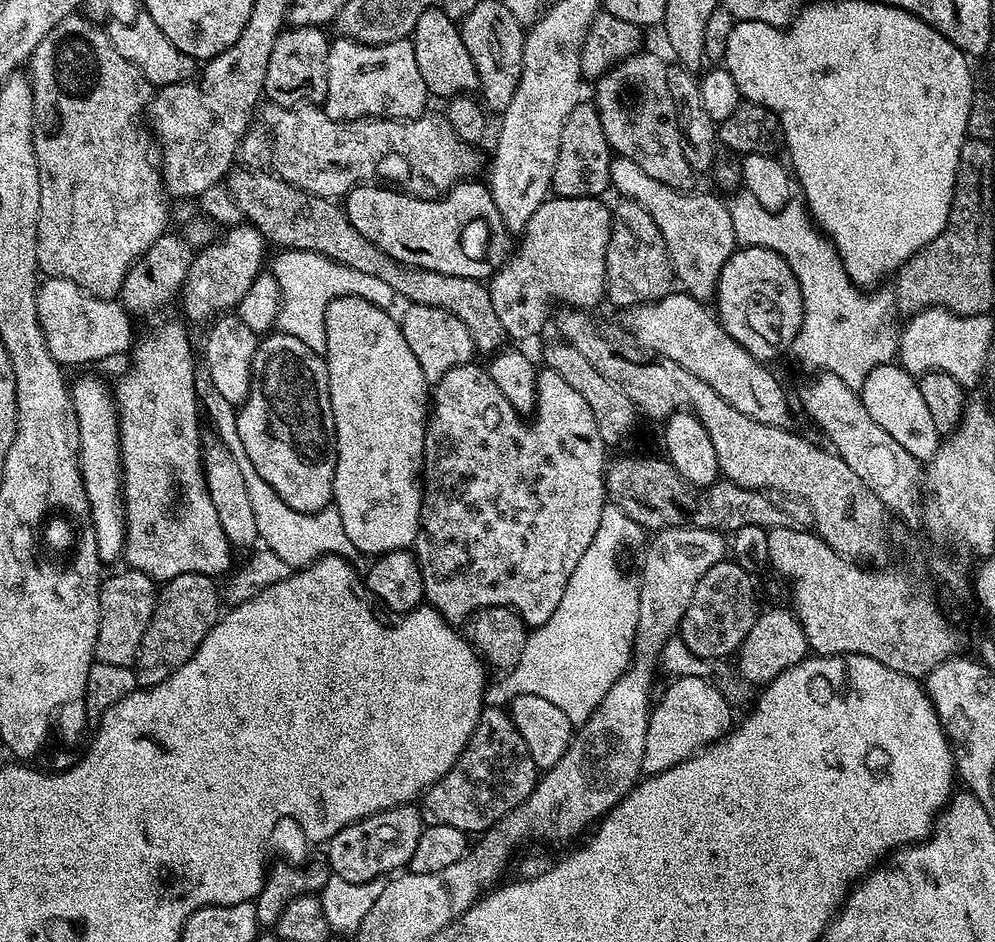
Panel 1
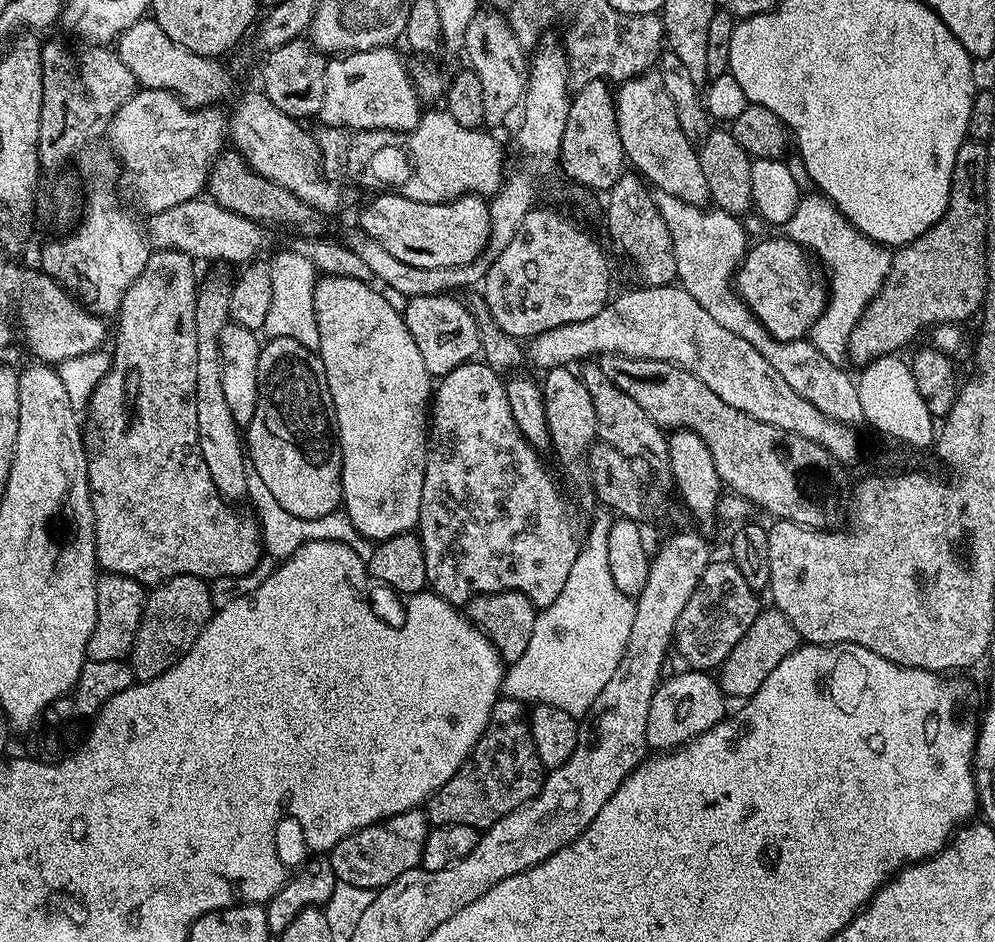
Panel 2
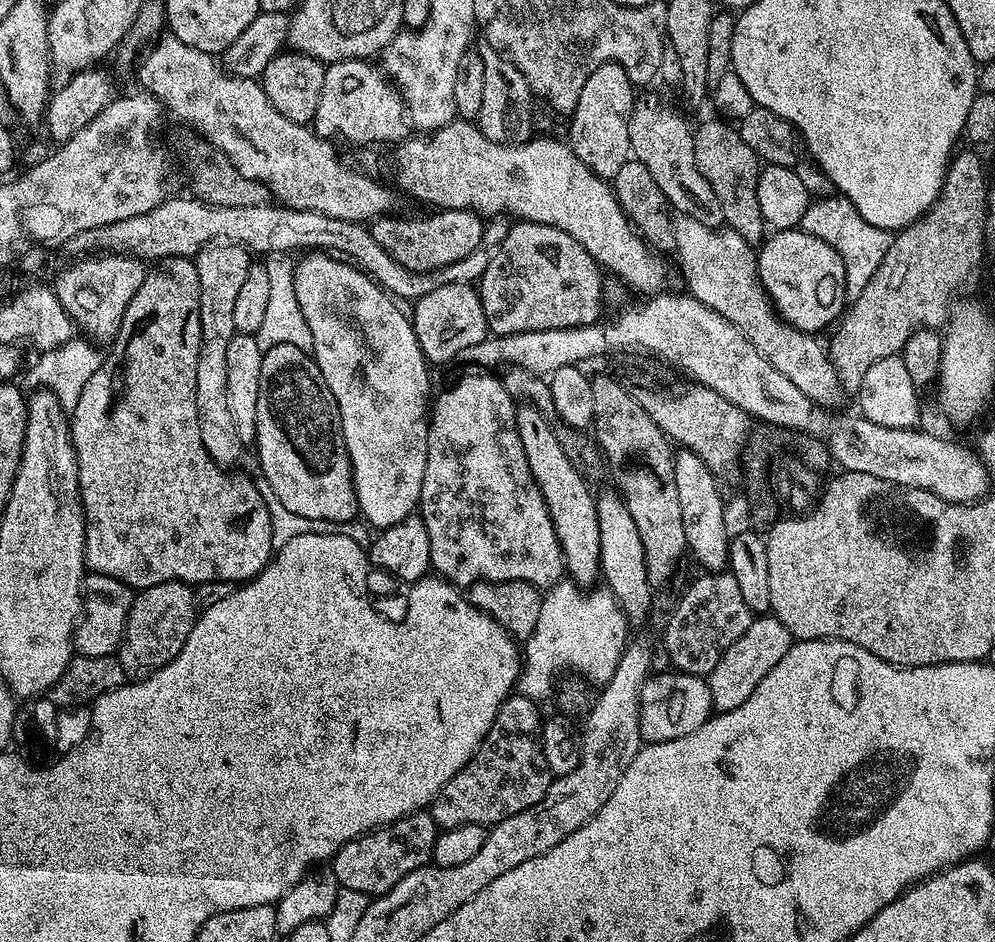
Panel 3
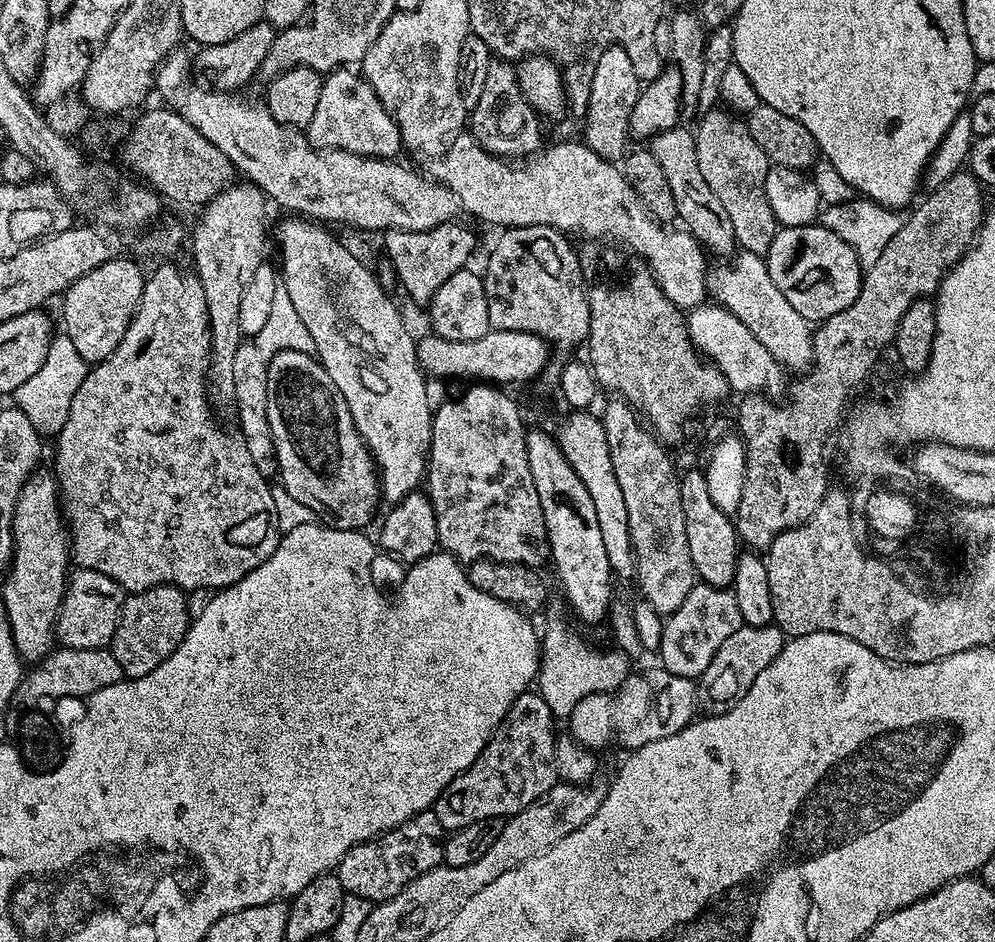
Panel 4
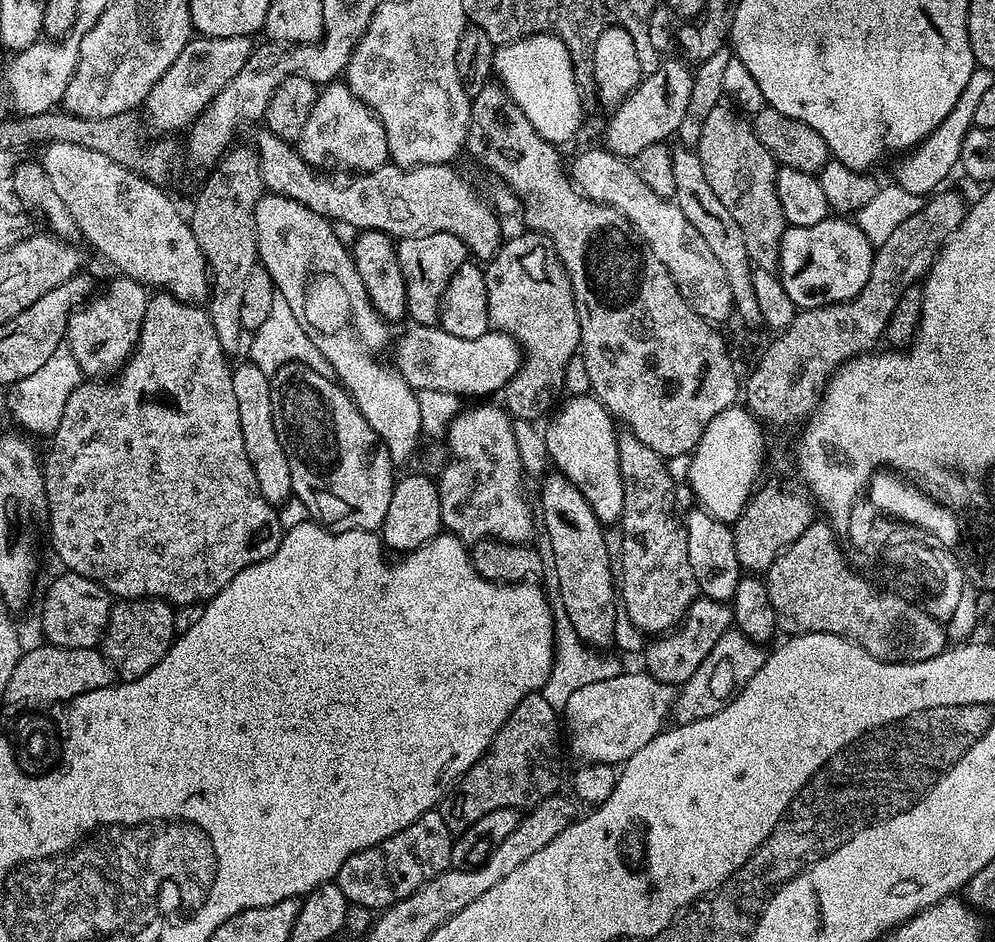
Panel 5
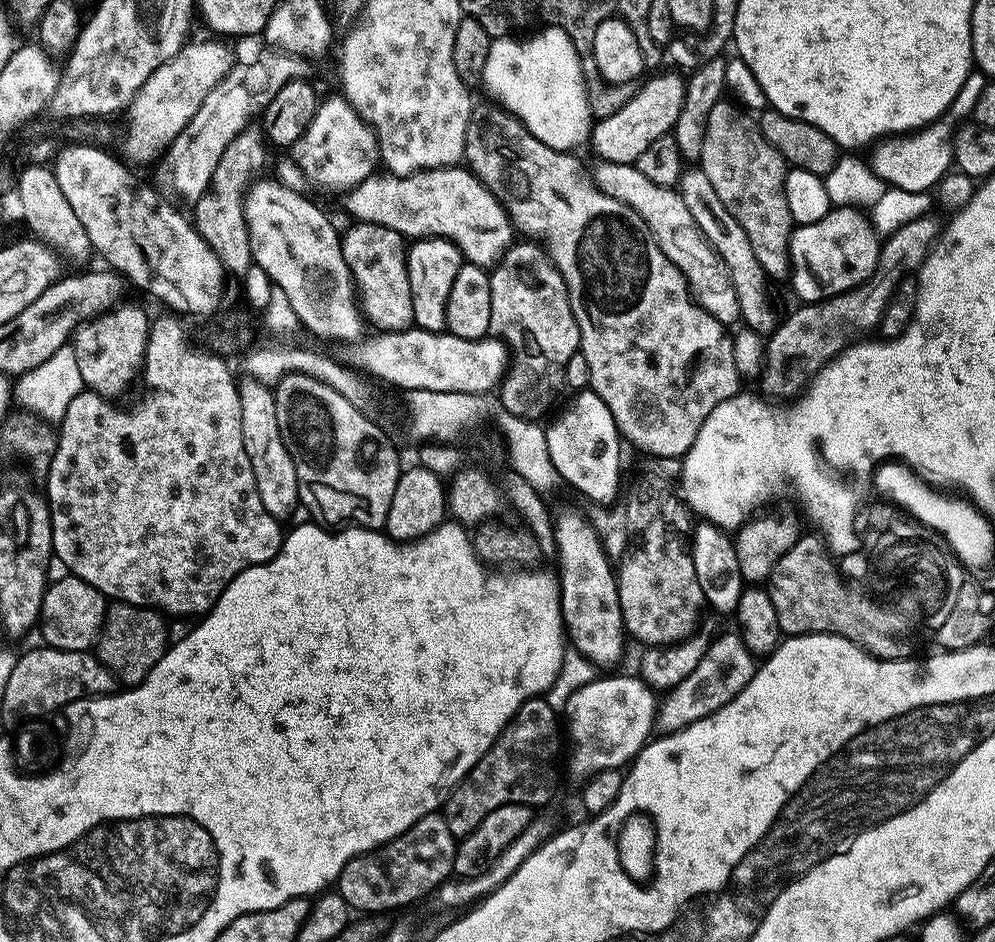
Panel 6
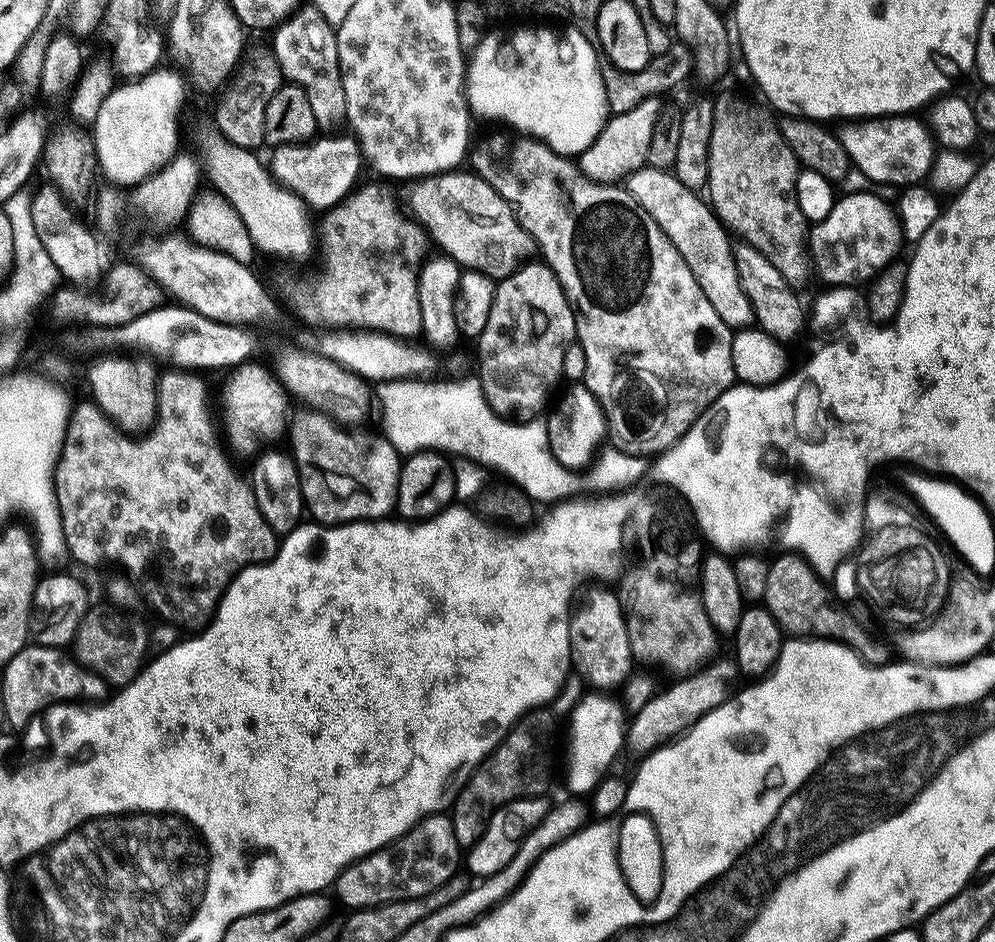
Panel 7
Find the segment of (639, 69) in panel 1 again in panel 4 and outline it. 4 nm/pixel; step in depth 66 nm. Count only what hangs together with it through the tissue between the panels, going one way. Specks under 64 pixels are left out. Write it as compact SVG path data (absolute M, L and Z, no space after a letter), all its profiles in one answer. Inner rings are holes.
M677 126L651 137L650 149L670 182L678 220L684 223L681 225L691 232L705 249L717 252L720 258L731 257L738 248L734 222L730 222L730 214L726 214L722 201L715 196L714 190L710 190L706 178L702 178L702 170L698 167L695 135L689 129L687 132L684 126Z

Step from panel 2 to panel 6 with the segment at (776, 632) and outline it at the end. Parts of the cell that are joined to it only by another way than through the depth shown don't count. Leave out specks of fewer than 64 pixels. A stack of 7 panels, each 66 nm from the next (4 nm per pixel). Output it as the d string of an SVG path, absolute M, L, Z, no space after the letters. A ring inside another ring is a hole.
M735 631L728 632L717 640L713 639L702 662L698 662L698 666L694 666L694 670L690 670L690 674L682 678L682 682L667 689L665 696L668 697L659 701L655 731L660 734L680 732L687 724L714 714L714 710L726 706L726 702L733 700L747 686L757 667L757 661L752 653L746 650L742 638Z

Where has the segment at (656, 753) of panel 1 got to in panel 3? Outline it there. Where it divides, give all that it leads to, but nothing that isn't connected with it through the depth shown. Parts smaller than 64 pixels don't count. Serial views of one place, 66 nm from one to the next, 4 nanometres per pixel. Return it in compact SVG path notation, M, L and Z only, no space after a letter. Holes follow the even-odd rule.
M667 671L649 675L640 691L640 734L649 744L682 738L702 727L714 712L712 691L705 677Z

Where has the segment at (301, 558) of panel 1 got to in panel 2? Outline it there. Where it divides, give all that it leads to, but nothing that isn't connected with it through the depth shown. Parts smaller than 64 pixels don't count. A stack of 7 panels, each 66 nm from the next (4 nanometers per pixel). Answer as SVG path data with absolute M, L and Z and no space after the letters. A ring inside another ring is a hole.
M251 462L246 463L246 490L248 491L247 499L252 500L253 506L256 507L254 516L260 526L263 551L277 561L283 562L287 560L302 546L306 546L306 542L314 542L315 540L342 542L346 546L353 548L354 551L361 553L365 561L373 556L376 544L369 542L362 534L358 534L358 530L354 526L354 522L350 522L347 512L337 510L326 514L322 518L311 520L310 518L298 518L294 514L282 510L282 506L278 506L274 494L270 494L268 487L262 483L262 477L258 474L258 470L254 470Z

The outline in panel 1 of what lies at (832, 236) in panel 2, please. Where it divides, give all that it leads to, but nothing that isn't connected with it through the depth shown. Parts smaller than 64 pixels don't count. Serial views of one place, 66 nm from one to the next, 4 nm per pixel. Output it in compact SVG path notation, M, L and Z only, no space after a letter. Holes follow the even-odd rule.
M740 190L733 196L736 197L733 200L729 199L727 206L730 210L730 222L734 222L737 245L774 250L788 263L790 270L794 270L794 278L798 278L804 303L804 317L790 349L791 355L796 355L806 367L834 374L842 382L846 382L846 386L860 390L866 382L867 375L875 367L891 364L897 359L898 328L897 325L892 325L896 320L896 312L898 313L897 305L883 304L880 300L867 300L864 297L867 295L857 288L846 274L844 261L836 253L831 240L810 219L803 199L793 198L782 210L771 212L754 199L754 194Z

